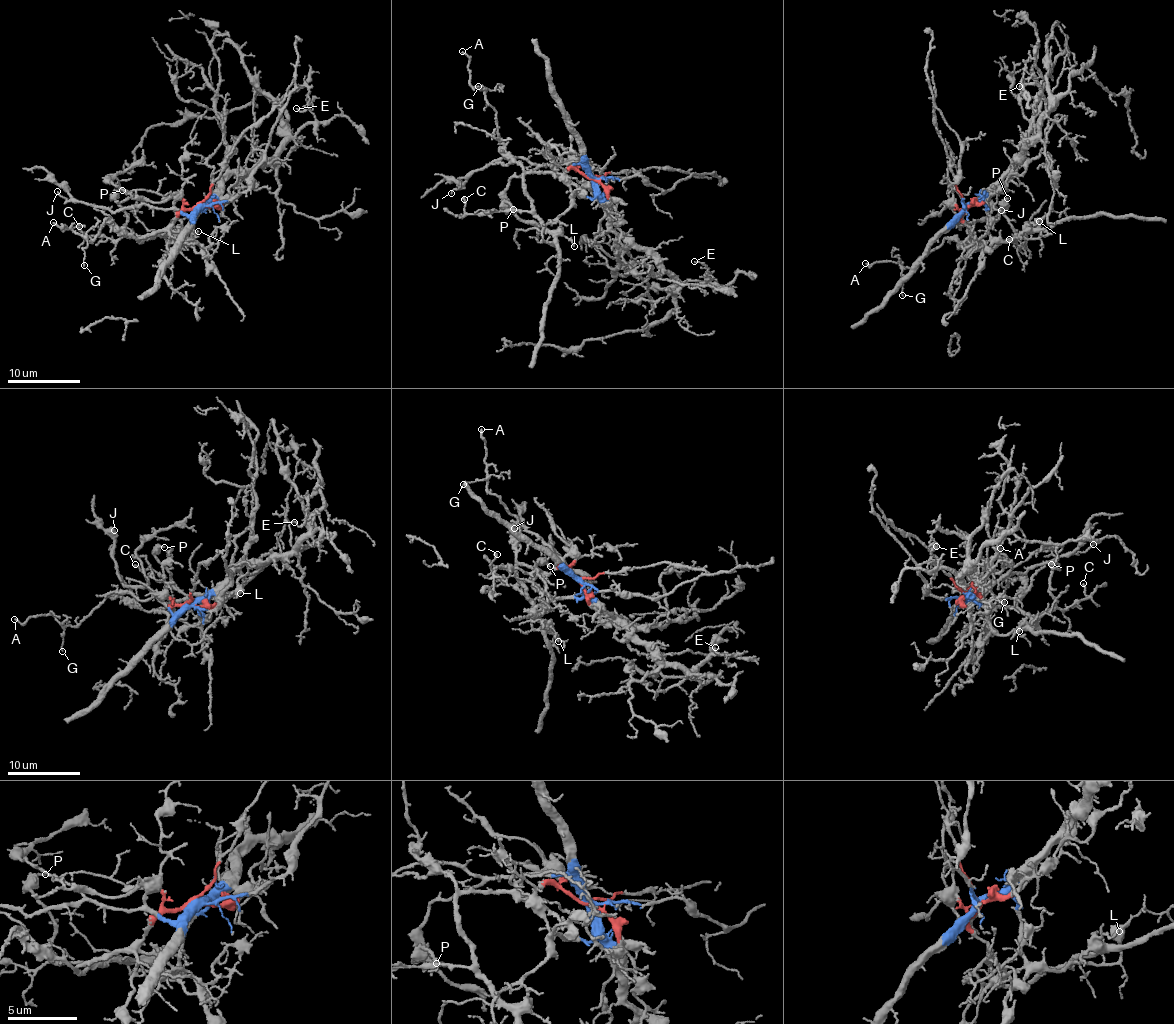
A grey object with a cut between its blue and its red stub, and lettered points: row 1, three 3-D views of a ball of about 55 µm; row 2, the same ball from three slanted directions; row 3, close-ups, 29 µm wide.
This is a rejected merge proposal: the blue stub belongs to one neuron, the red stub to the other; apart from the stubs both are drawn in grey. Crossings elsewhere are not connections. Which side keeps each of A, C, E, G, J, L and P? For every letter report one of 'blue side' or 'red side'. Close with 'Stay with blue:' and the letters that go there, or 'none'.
A: red side
C: red side
E: blue side
G: red side
J: blue side
L: red side
P: red side
Stay with blue: E, J

